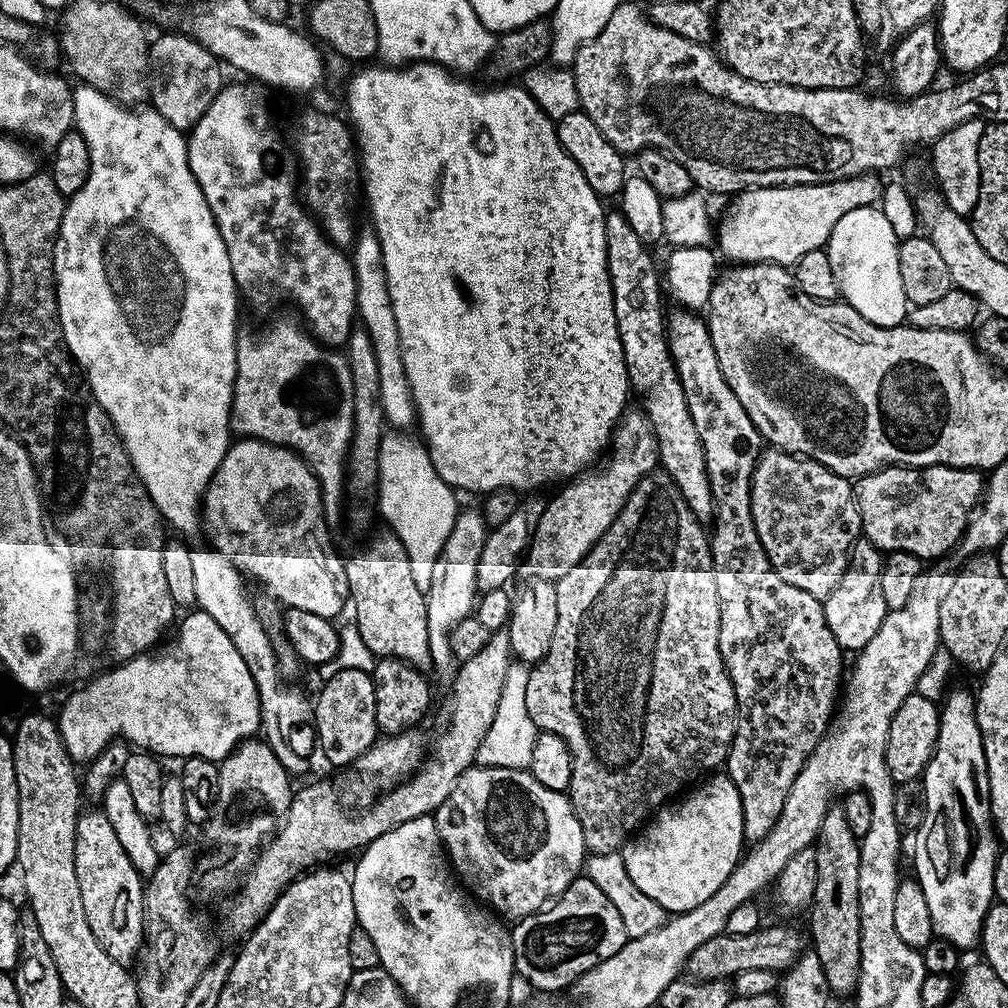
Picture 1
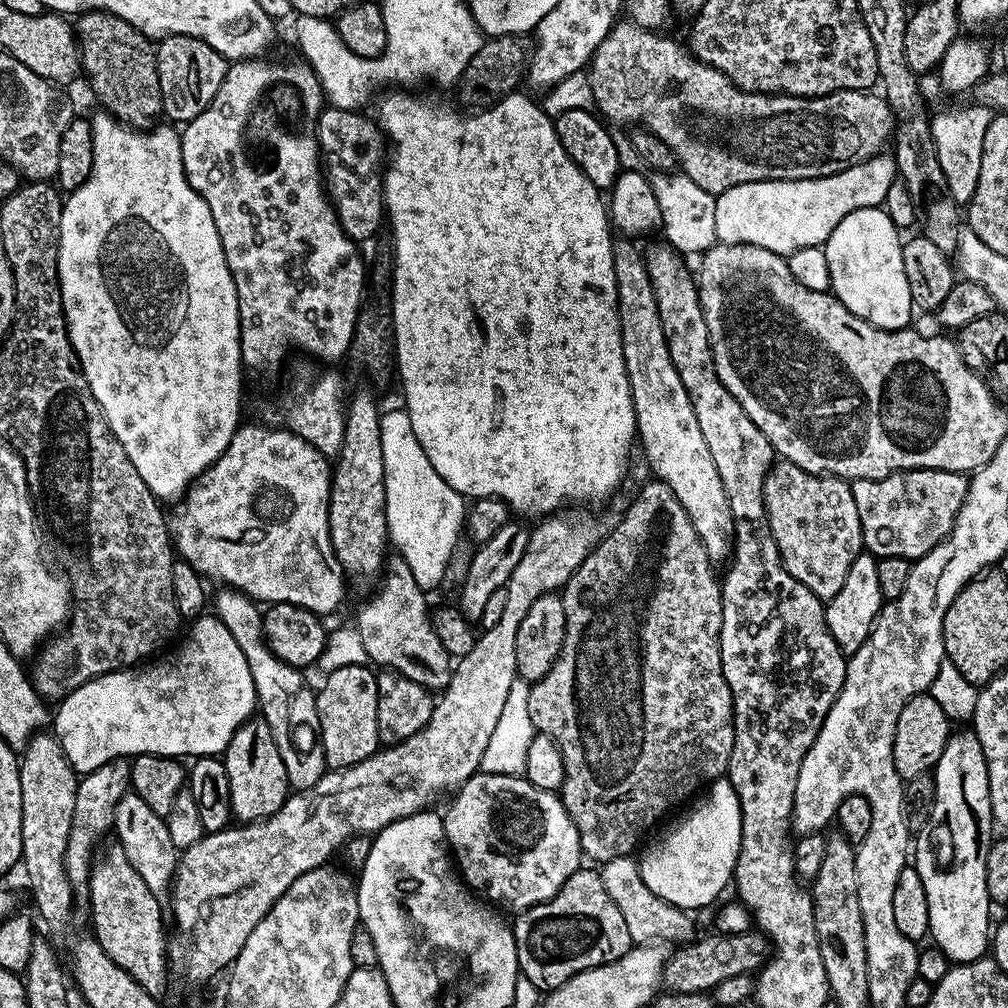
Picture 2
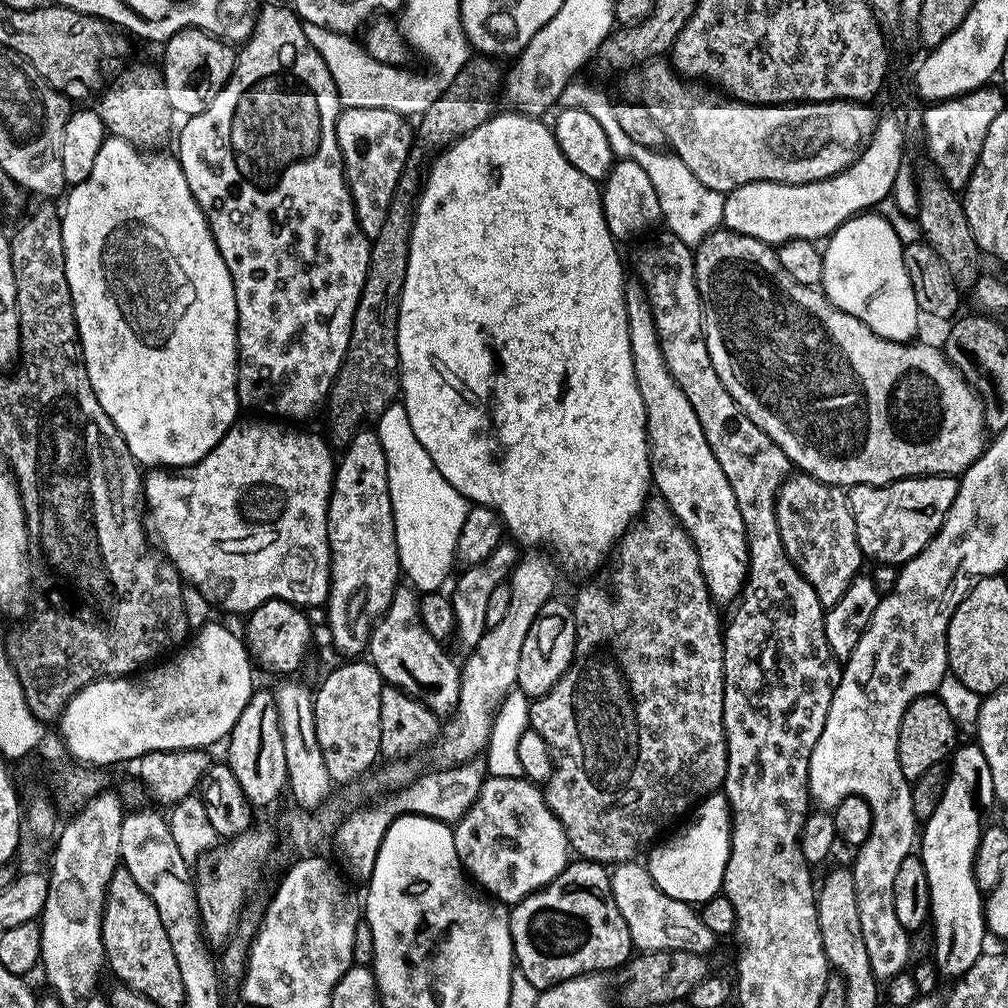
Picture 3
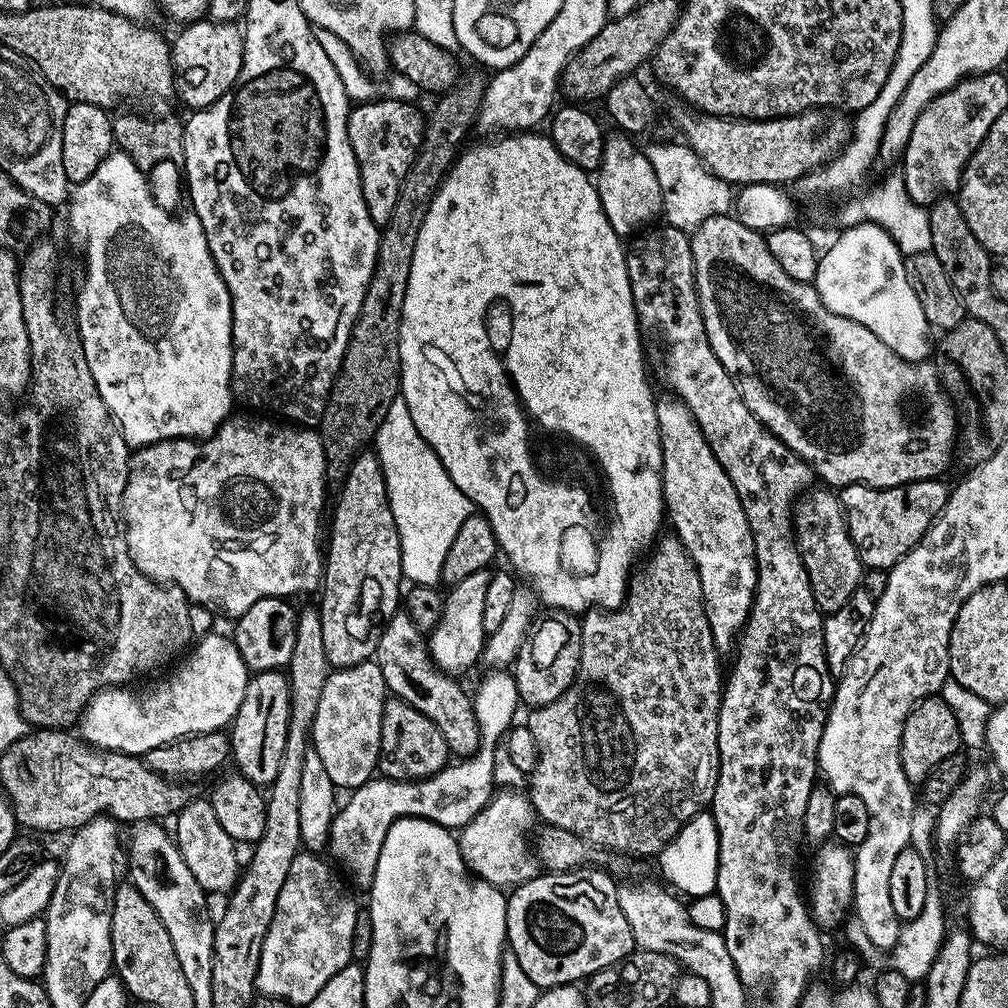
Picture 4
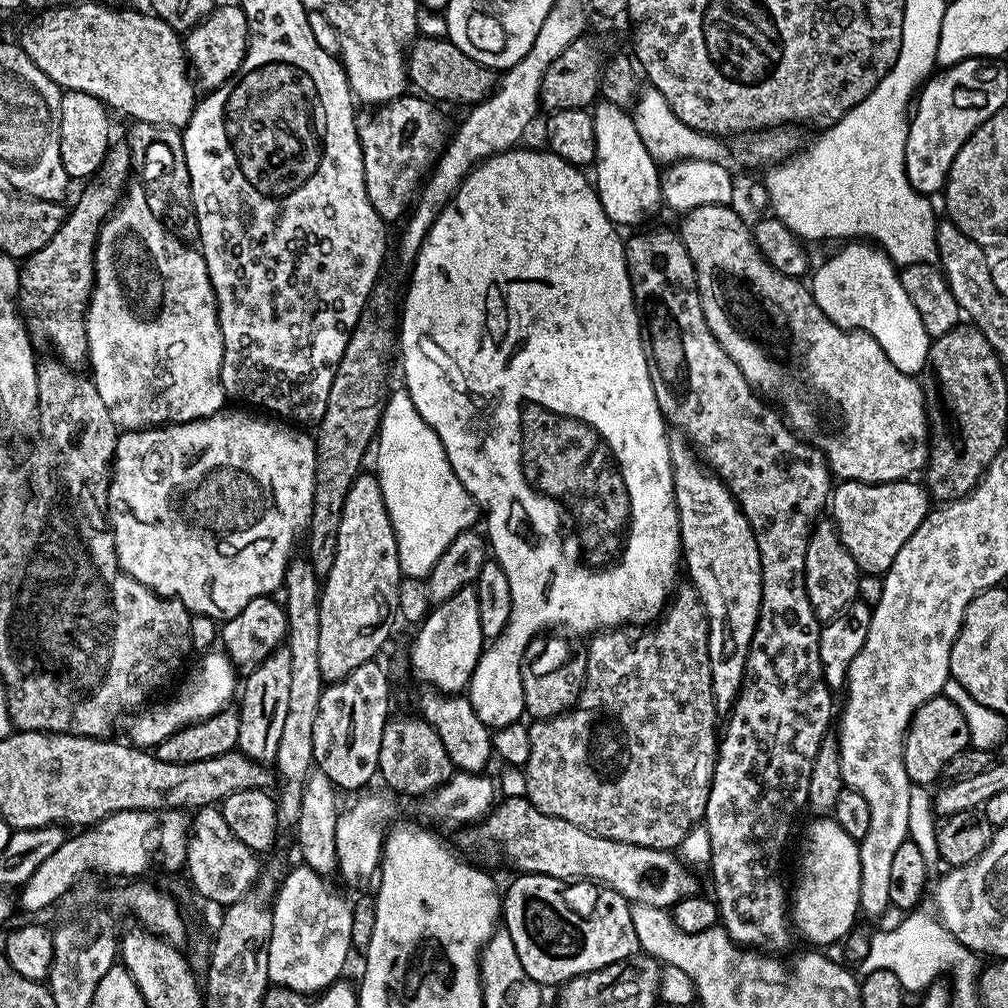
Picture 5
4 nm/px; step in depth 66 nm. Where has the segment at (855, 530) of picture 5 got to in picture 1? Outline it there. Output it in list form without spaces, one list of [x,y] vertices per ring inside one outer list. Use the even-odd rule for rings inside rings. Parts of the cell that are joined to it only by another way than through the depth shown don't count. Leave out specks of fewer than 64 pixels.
[[[935,464],[929,468],[885,466],[878,472],[871,472],[869,476],[859,477],[855,481],[854,491],[856,493],[856,505],[860,511],[860,530],[863,539],[868,540],[874,547],[879,548],[881,553],[909,552],[910,554],[919,556],[921,561],[928,562],[928,560],[936,560],[939,556],[946,555],[951,548],[955,549],[959,545],[960,539],[964,537],[964,531],[968,529],[968,521],[972,519],[974,513],[977,511],[978,505],[981,503],[986,491],[986,480],[975,468],[951,468],[950,466],[942,466],[941,464]]]

